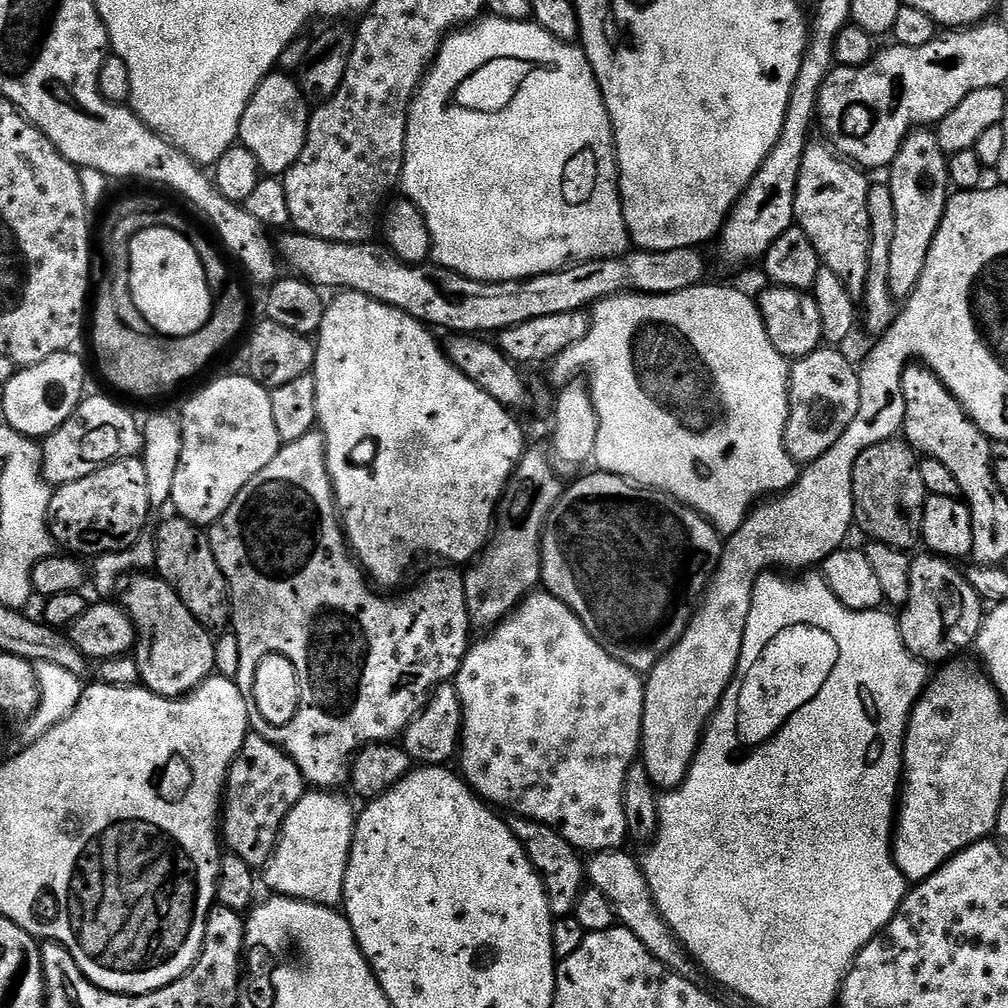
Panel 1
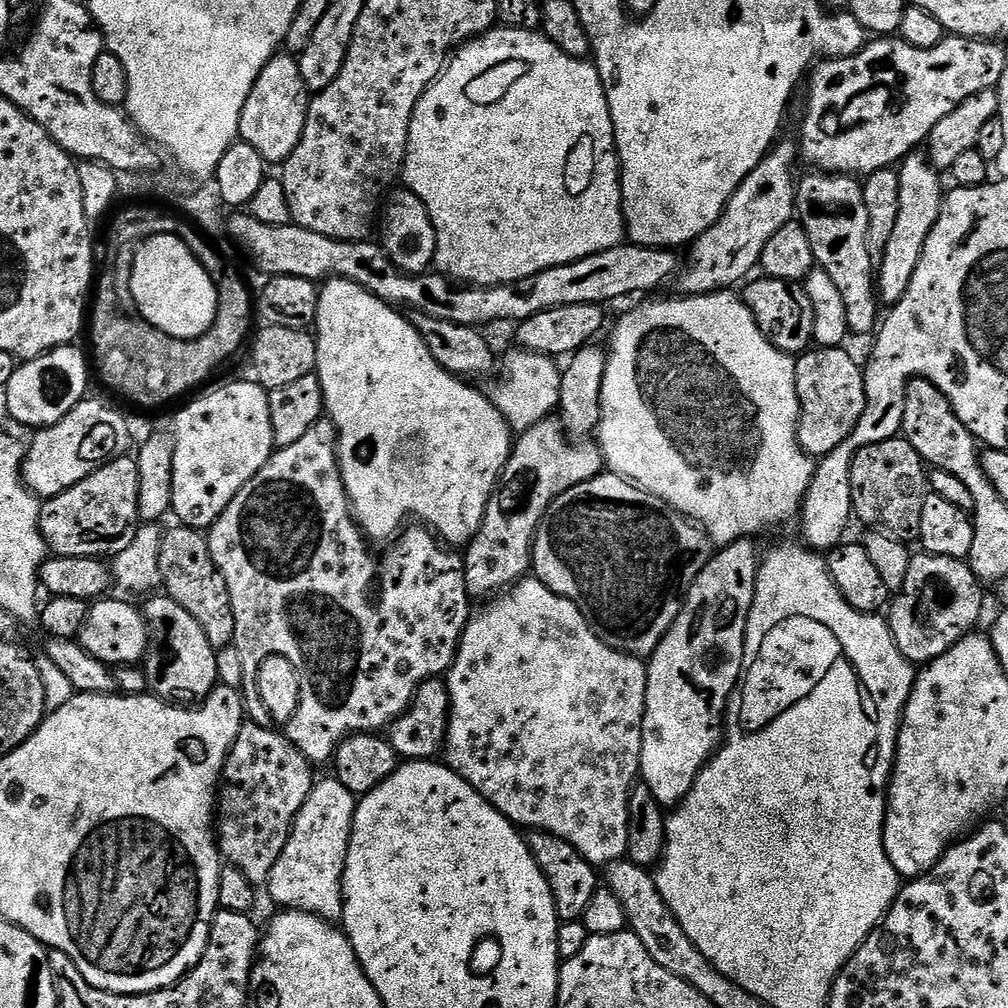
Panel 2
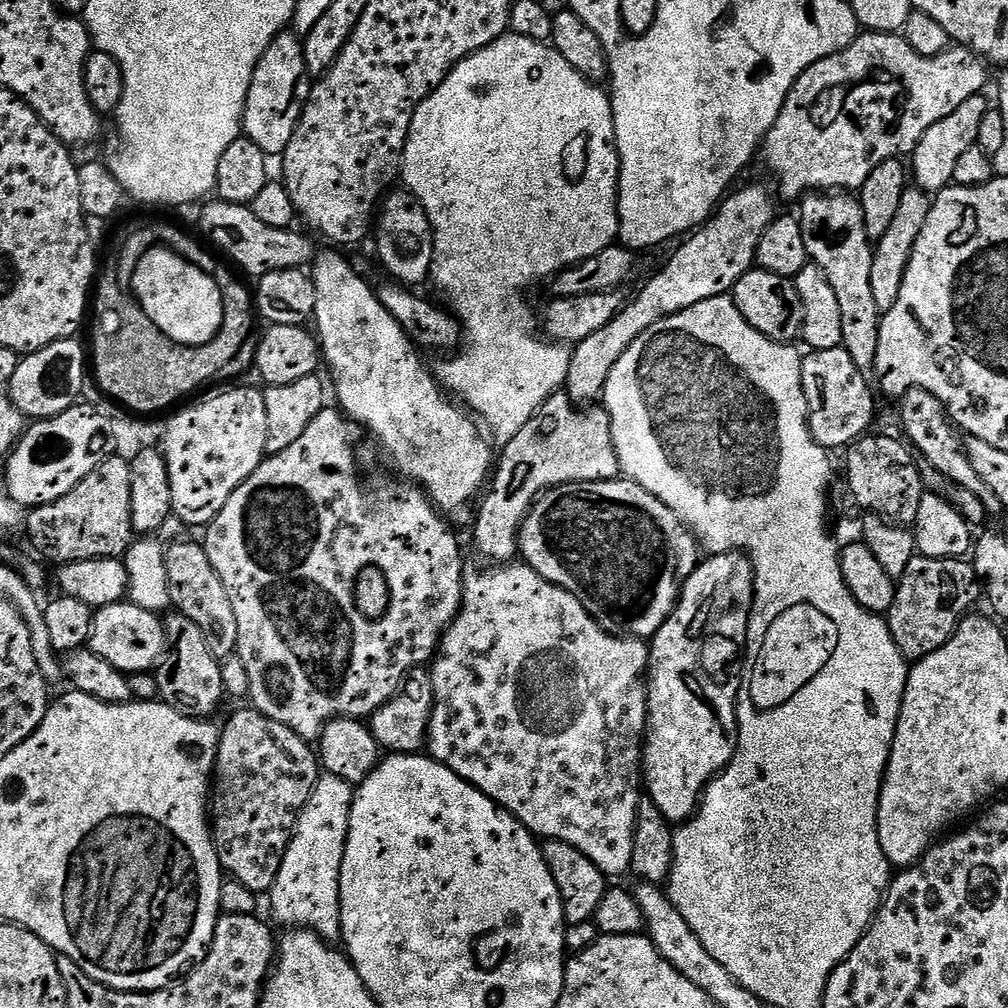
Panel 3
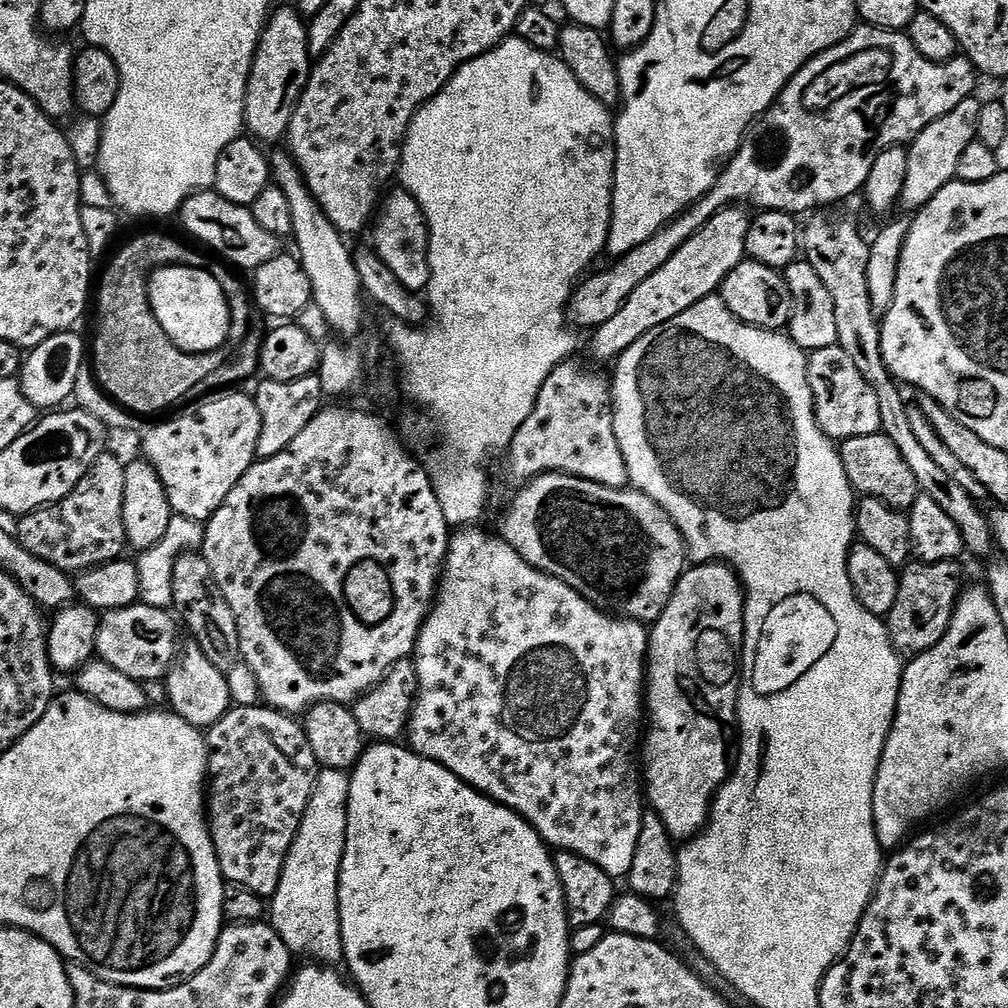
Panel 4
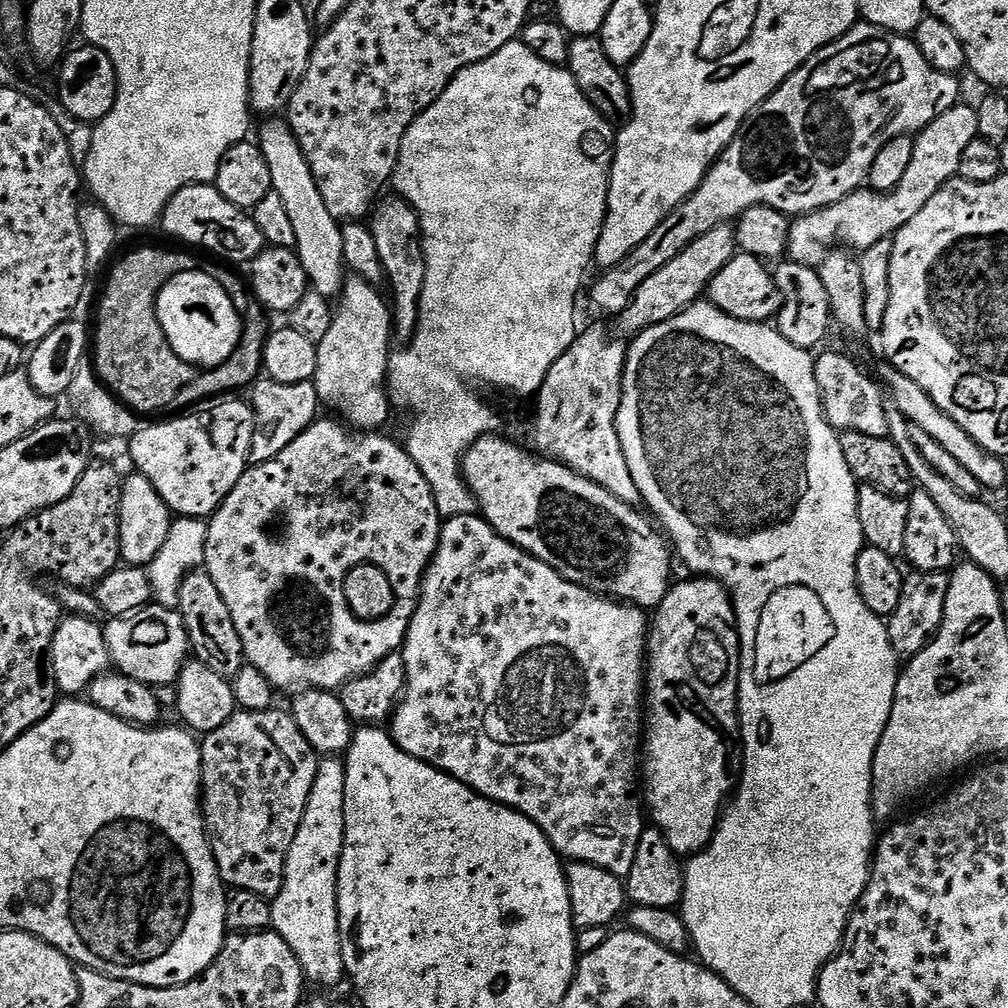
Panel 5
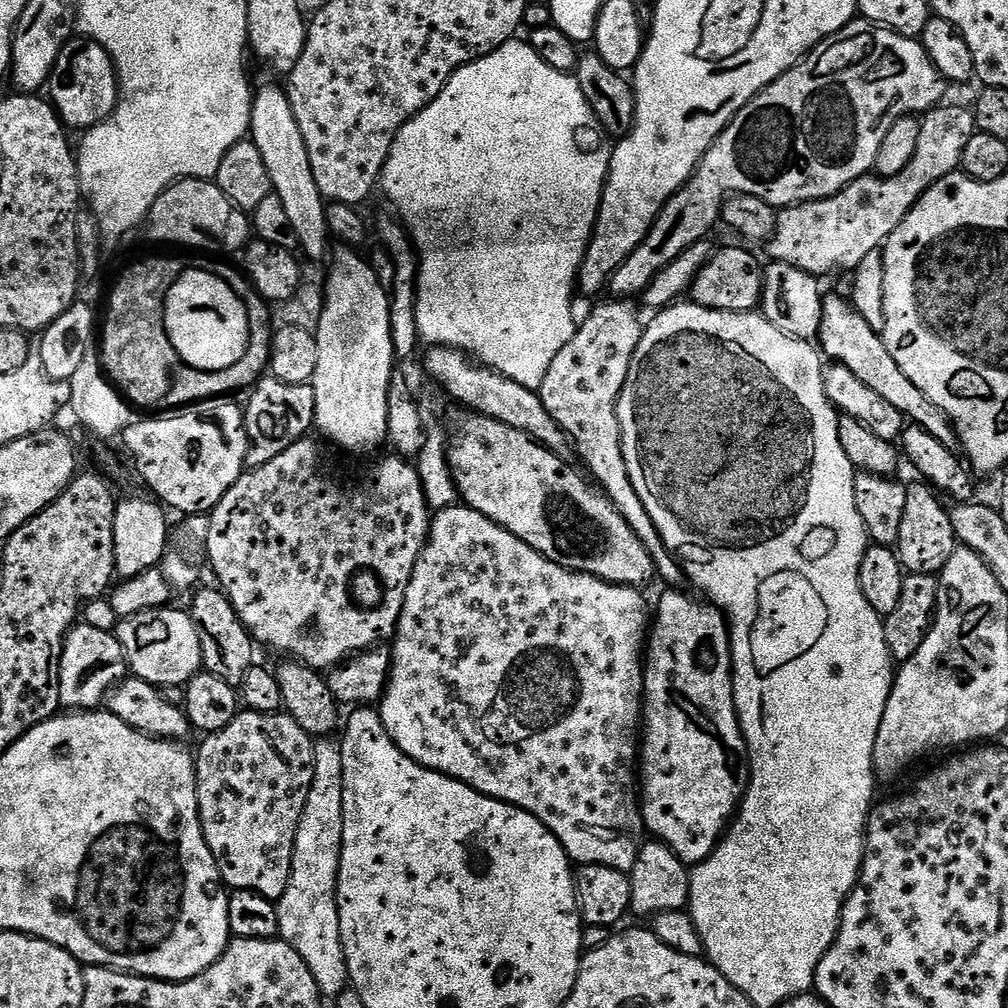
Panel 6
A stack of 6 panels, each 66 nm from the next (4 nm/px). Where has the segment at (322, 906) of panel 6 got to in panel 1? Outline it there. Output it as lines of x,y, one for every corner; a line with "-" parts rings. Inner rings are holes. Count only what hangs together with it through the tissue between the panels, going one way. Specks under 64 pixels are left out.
332,790
305,791
298,806
294,806
294,810
290,810
290,814
286,814
286,822
280,831
274,854
262,869
262,884
263,887
265,884
269,888
269,893
277,896
289,896
295,900
324,904
327,908
343,905
344,883
356,829
357,813
352,812
353,801
347,795
345,795
346,797
336,795
340,794

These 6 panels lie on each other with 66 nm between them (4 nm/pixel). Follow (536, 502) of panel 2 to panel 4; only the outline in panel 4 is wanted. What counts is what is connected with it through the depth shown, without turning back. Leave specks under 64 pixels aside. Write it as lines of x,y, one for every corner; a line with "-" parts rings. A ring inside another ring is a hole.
572,363
560,364
550,378
546,378
530,418
526,418
518,434
514,434
512,444
506,450
508,476
516,486
523,486
546,472
564,472
567,476
577,476
607,488
628,488
630,481
626,458
620,449
620,438
614,434
614,405
609,377
600,372
587,372
582,365

